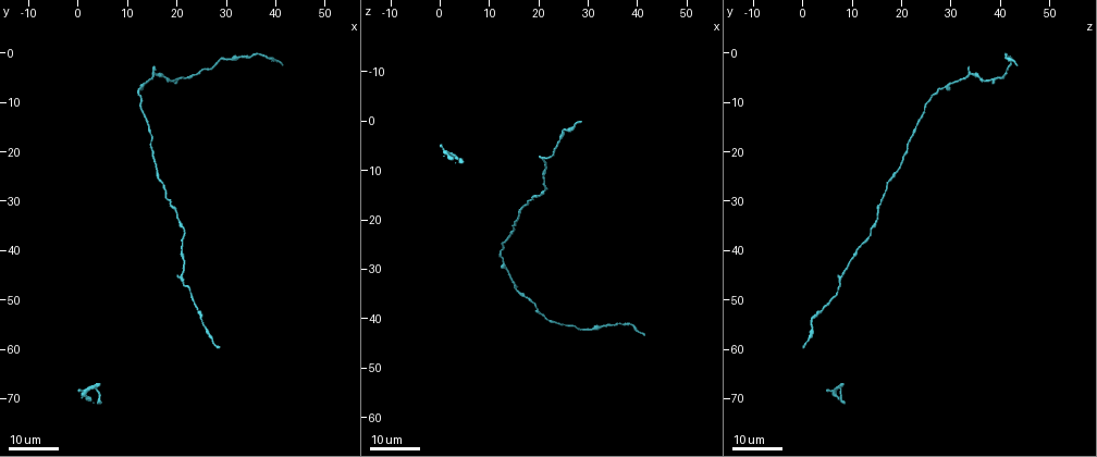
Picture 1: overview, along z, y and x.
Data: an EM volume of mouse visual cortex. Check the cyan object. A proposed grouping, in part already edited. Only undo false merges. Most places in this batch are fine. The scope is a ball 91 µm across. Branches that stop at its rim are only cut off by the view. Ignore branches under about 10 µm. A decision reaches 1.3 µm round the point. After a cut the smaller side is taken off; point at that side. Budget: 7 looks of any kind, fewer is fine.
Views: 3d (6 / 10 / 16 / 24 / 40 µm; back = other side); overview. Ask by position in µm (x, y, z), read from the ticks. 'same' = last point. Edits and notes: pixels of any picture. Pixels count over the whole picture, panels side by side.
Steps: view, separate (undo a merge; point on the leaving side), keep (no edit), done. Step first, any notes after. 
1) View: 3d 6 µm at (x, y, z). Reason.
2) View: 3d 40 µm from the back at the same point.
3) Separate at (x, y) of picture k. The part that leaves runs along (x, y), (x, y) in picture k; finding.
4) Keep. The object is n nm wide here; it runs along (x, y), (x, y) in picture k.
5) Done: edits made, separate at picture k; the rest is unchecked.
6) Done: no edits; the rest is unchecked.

View: 3d 16 µm at (26.0, 55.5, 1.5). Sudden change in width.

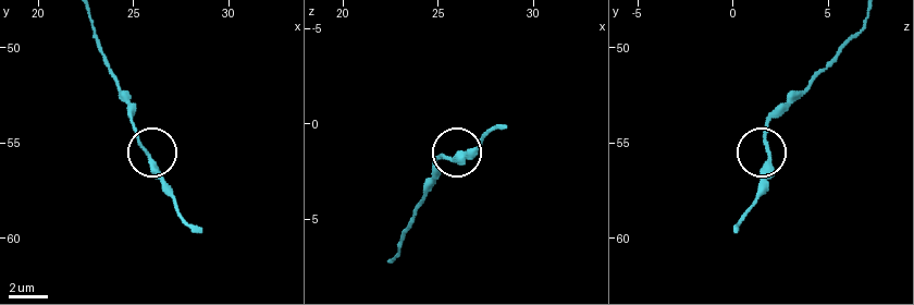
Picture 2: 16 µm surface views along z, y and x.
View: 3d 6 µm at (25.7, 55.5, 1.9).

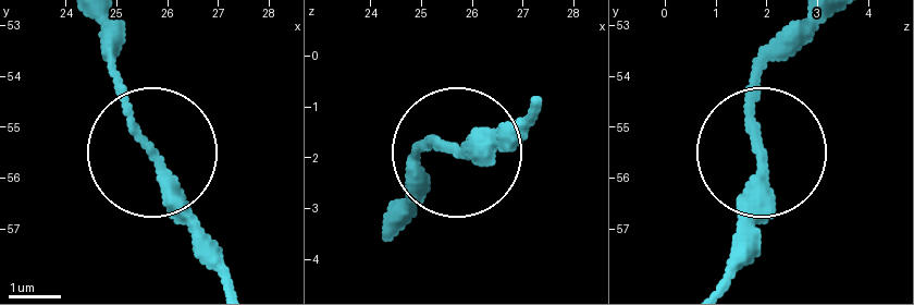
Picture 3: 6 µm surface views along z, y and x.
Keep. It runs along (807, 24), (760, 76), (755, 207), (730, 255) in picture 3; all the same neuron.

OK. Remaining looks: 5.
View: 3d 16 µm at (24.0, 51.5, 4.0). Calibre changes.

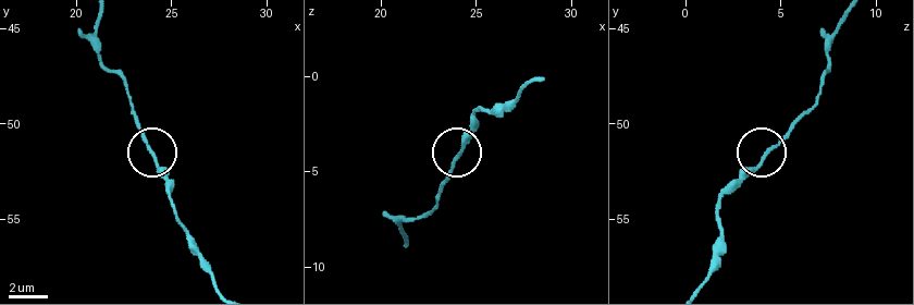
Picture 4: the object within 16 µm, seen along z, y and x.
View: 3d 6 µm at (24.2, 52.1, 3.9). Zoom in.

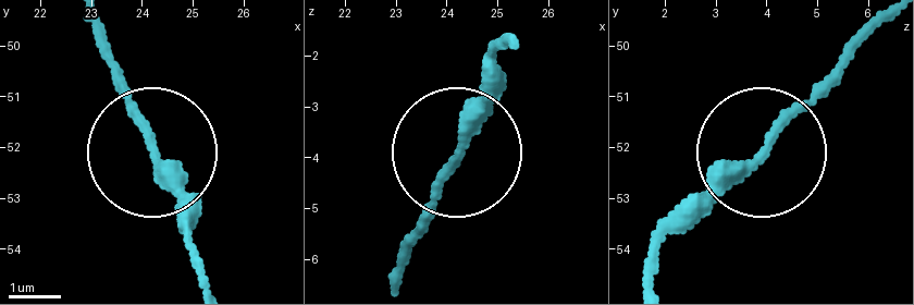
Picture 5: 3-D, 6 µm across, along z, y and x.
Keep. It runs along (875, 28), (671, 232) in picture 5; all the same neuron.

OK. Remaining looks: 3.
View: 3d 24 µm at (15.0, 4.0, 34.0). Three arms meet.

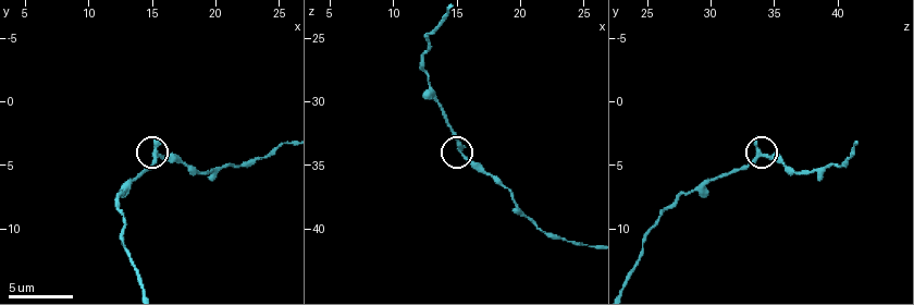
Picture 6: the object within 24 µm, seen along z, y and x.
View: 3d 10 µm at (15.2, 4.2, 34.0).

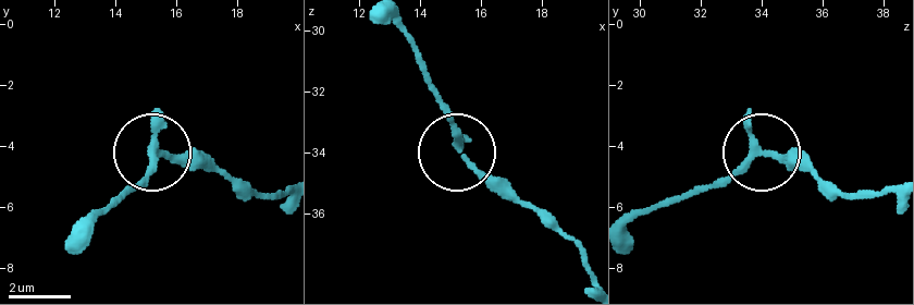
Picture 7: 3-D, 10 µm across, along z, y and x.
Keep. The object is 200 nm wide here; continuous, no second neuron.

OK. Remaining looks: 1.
Done: no edits; the rest is unchecked.

